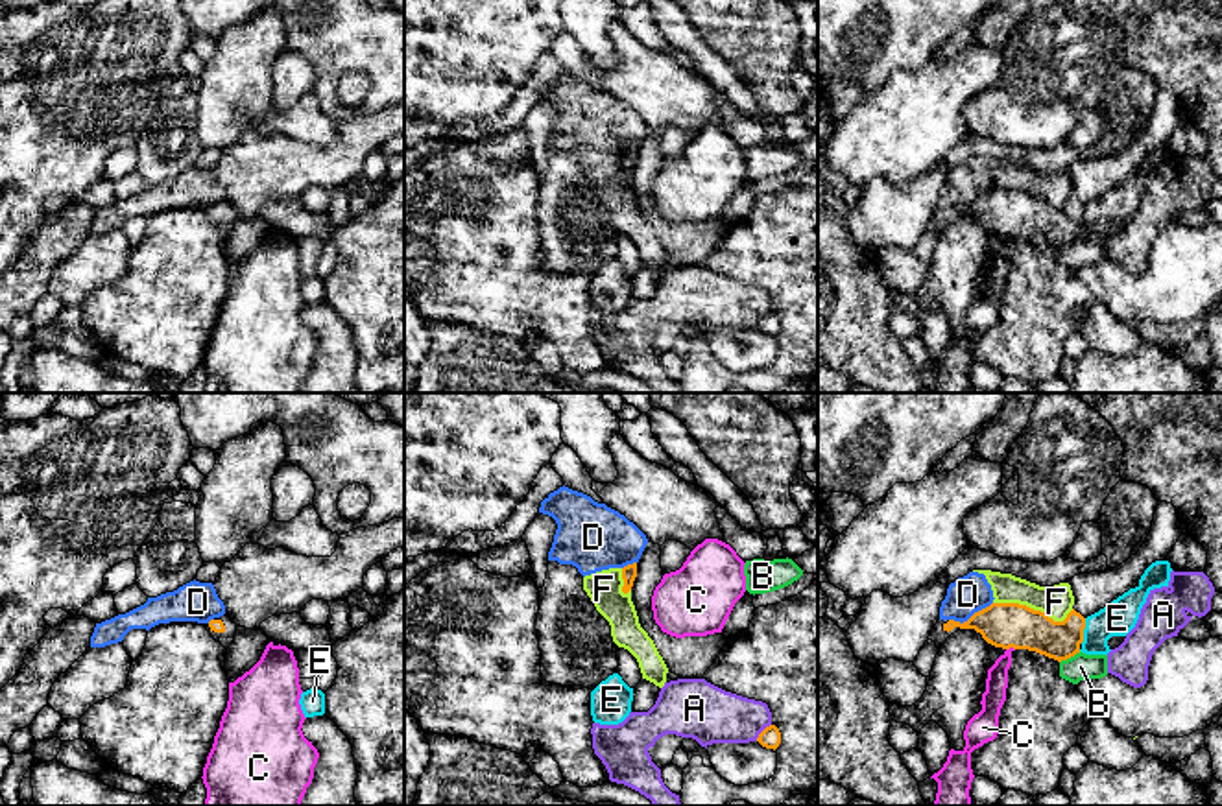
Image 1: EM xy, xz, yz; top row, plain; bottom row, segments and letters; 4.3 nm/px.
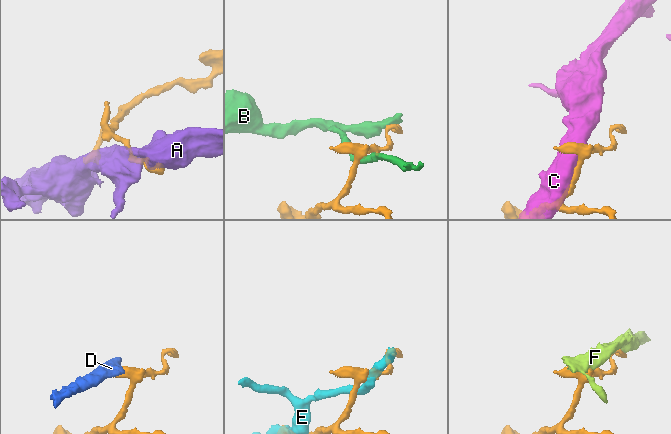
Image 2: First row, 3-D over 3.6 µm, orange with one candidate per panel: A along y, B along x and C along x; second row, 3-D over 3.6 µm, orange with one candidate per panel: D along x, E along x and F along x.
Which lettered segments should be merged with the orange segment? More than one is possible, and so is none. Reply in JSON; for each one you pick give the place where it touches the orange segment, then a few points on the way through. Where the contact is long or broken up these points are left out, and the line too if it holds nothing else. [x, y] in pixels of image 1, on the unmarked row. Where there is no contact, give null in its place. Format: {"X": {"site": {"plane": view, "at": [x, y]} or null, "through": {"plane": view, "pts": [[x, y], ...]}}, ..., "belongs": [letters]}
{"belongs": []}

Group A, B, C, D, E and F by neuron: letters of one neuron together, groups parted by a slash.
A / B / C / D F / E

